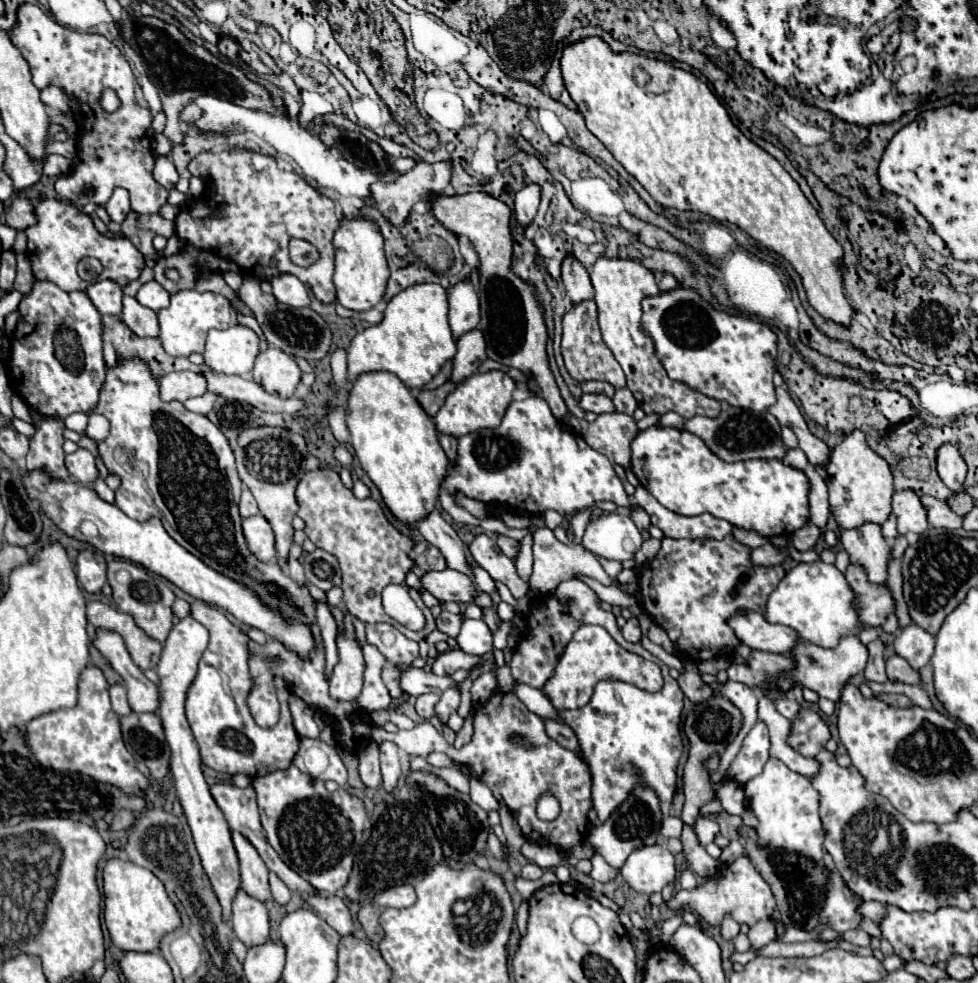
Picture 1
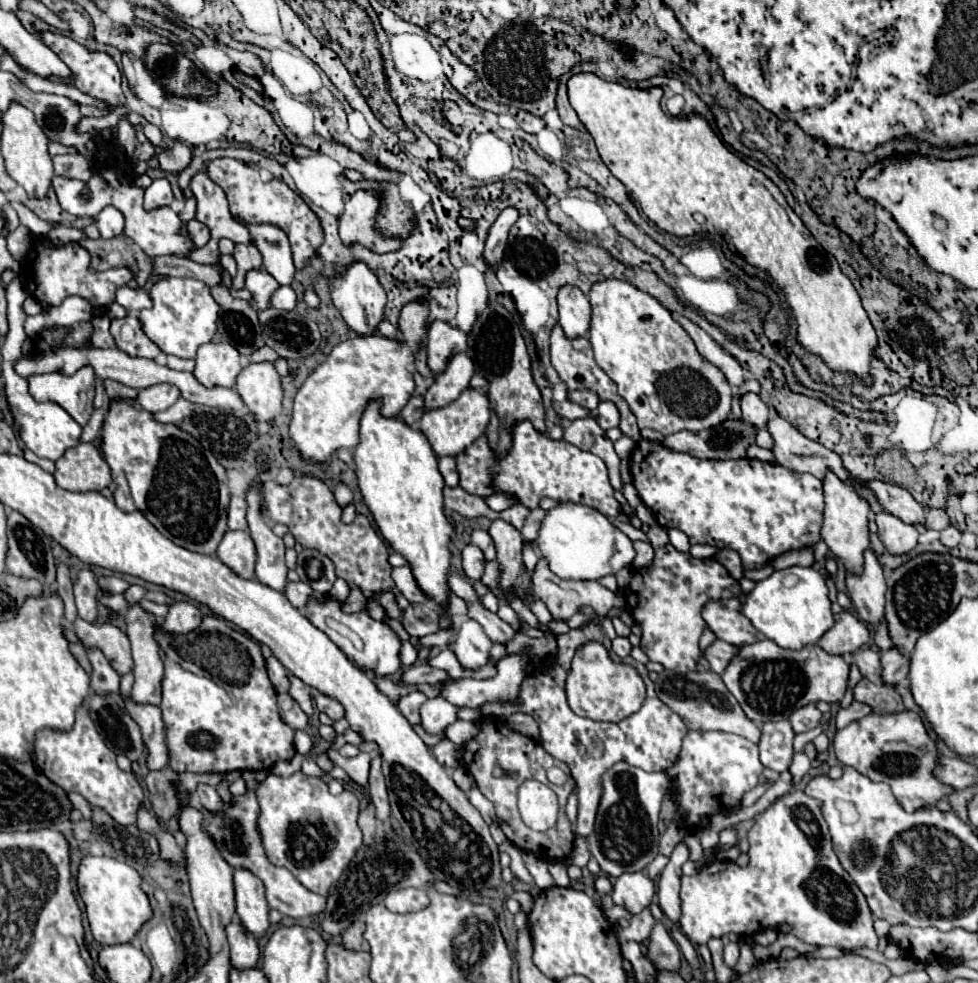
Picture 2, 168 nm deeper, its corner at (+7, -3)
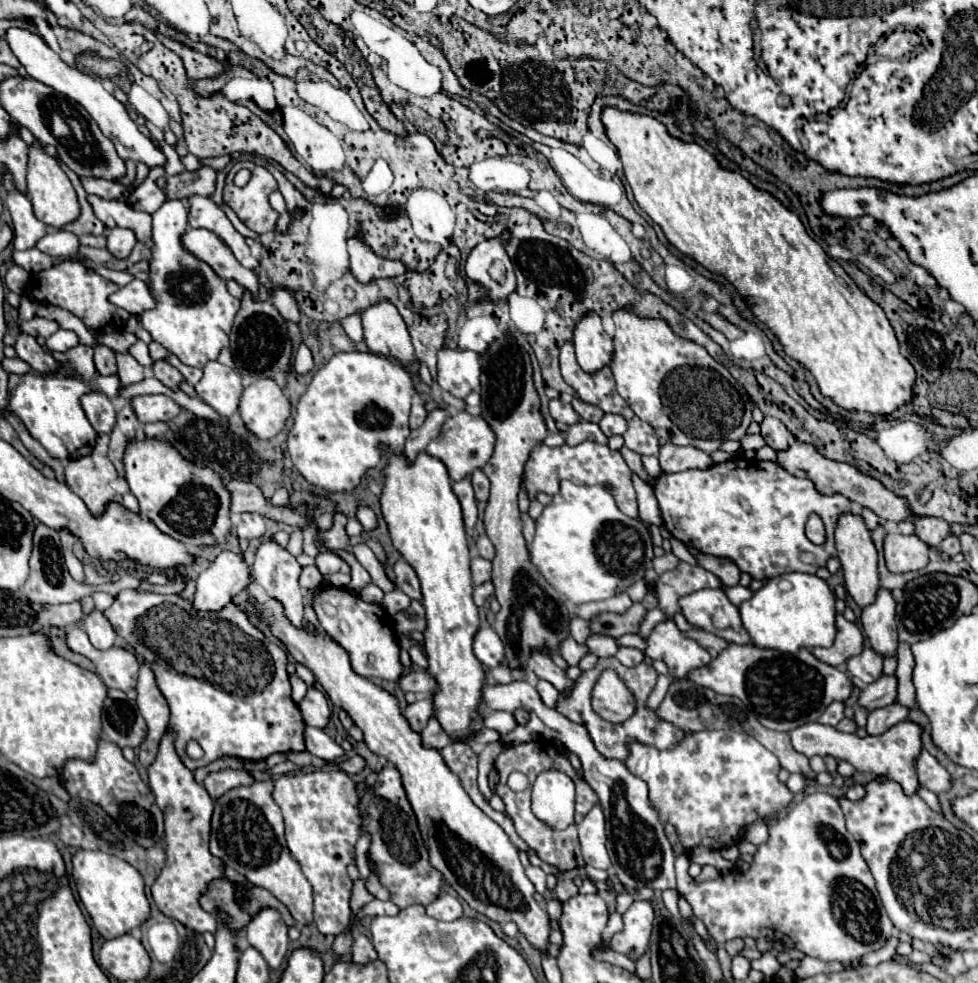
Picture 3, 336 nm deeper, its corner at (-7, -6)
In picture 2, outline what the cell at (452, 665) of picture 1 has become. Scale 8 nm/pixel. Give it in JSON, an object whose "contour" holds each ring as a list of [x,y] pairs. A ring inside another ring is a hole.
{"contour":[[[423,663],[423,665],[411,665],[409,669],[405,669],[401,673],[401,681],[405,685],[423,685],[423,683],[431,683],[433,685],[433,683],[443,681],[445,677],[447,677],[445,671],[433,669],[427,663]]]}

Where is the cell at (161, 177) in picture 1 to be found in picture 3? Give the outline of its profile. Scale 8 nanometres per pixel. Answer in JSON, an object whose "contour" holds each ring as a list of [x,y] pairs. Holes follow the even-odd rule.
{"contour":[[[165,200],[159,210],[153,212],[153,240],[155,248],[153,258],[151,258],[151,294],[157,302],[153,310],[147,310],[141,314],[143,326],[151,334],[155,342],[165,346],[171,354],[175,354],[183,364],[203,368],[209,360],[215,360],[221,352],[223,346],[229,344],[229,332],[233,326],[233,318],[239,310],[239,300],[227,292],[225,282],[201,260],[197,260],[193,254],[189,254],[181,246],[181,234],[187,228],[187,208],[183,206],[181,200]]]}

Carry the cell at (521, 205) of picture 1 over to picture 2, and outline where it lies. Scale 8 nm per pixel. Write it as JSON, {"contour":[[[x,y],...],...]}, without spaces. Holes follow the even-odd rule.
{"contour":[[[509,207],[505,211],[501,211],[501,215],[497,217],[497,221],[491,225],[489,233],[487,233],[487,241],[485,241],[485,251],[483,251],[483,259],[485,263],[497,271],[497,267],[501,265],[503,259],[503,249],[507,245],[507,235],[511,225],[517,221],[517,209]]]}

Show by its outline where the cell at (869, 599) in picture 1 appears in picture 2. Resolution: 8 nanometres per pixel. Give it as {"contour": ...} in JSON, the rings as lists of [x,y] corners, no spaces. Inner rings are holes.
{"contour":[[[843,611],[835,617],[835,625],[817,641],[817,645],[831,655],[847,657],[867,643],[867,639],[867,625],[857,621],[857,617],[849,611]]]}

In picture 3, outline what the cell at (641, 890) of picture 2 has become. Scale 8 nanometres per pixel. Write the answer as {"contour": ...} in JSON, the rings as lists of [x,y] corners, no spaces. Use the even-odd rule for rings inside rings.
{"contour":[[[635,900],[629,910],[623,914],[625,930],[615,934],[611,940],[611,948],[615,952],[627,954],[631,960],[637,960],[649,944],[651,928],[653,928],[653,906],[647,900]]]}

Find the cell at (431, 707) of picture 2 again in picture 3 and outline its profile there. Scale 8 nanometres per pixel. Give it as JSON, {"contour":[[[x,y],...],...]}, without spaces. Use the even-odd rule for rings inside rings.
{"contour":[[[435,716],[429,718],[429,724],[427,728],[421,732],[423,736],[423,744],[425,746],[431,746],[431,748],[445,748],[447,744],[451,744],[451,736],[447,736],[447,732],[443,732],[443,728],[439,728],[439,720],[435,720]]]}

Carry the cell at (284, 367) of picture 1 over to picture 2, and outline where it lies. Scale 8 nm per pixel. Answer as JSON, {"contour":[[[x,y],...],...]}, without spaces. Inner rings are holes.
{"contour":[[[253,363],[237,377],[237,393],[255,421],[273,421],[281,415],[283,389],[271,363]]]}

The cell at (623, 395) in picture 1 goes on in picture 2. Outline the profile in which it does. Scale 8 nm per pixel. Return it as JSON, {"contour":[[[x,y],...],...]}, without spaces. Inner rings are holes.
{"contour":[[[611,401],[599,403],[599,407],[593,409],[593,413],[589,413],[589,415],[599,423],[601,429],[611,429],[611,427],[619,425],[619,411]]]}

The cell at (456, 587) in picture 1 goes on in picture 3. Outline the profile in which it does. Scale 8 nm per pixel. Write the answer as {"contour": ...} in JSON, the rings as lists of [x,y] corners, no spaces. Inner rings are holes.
{"contour":[[[403,558],[397,560],[397,564],[393,566],[393,572],[395,572],[395,582],[397,582],[397,586],[399,586],[411,600],[421,600],[421,598],[423,598],[421,588],[419,588],[419,578],[415,576],[415,570],[413,570]]]}

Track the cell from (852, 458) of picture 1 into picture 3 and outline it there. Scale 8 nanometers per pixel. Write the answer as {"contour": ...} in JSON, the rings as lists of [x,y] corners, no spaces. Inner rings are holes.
{"contour":[[[843,512],[835,528],[835,542],[837,542],[837,556],[841,560],[843,574],[845,574],[847,592],[853,596],[857,606],[863,608],[875,600],[875,594],[879,588],[879,570],[877,570],[879,556],[877,556],[877,548],[873,544],[869,528],[865,526],[863,516],[853,514],[853,512]]]}

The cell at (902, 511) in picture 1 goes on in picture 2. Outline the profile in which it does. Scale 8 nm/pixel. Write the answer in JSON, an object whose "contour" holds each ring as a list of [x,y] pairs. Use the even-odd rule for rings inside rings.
{"contour":[[[881,511],[875,517],[877,523],[877,535],[885,545],[885,551],[891,555],[905,555],[917,545],[919,533],[911,527],[905,525],[903,521],[897,521],[897,517],[889,517],[889,513]]]}

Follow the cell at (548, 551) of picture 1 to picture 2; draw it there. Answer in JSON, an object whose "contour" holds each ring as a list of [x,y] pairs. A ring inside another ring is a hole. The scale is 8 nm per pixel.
{"contour":[[[539,561],[533,571],[533,589],[537,589],[537,597],[547,605],[553,619],[569,621],[575,611],[583,607],[593,609],[593,595],[601,585],[597,581],[561,581],[545,561]]]}

